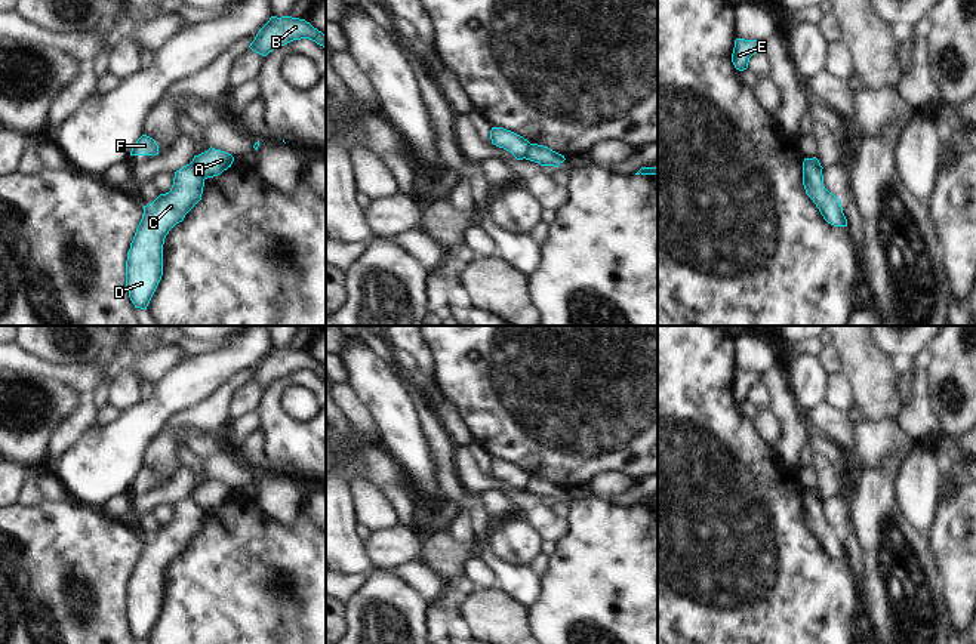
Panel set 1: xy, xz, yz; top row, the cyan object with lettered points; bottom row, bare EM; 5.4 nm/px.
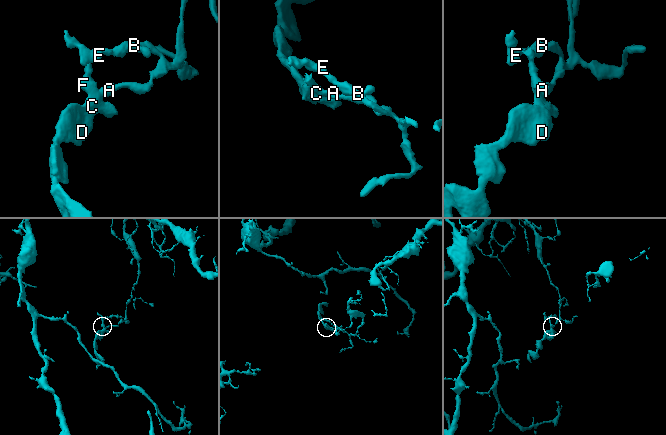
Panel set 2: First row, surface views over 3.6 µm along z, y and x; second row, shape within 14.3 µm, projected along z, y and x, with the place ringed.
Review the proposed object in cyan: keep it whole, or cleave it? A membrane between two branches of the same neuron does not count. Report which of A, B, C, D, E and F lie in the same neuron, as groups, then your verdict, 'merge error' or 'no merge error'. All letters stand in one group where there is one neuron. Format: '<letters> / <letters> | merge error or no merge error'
A B E / C D F | merge error

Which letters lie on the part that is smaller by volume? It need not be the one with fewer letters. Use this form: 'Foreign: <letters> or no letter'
Foreign: C, D, F

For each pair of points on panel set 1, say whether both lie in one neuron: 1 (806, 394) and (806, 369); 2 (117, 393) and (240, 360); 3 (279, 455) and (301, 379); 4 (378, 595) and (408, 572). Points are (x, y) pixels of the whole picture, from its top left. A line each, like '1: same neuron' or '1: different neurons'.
1: same neuron
2: different neurons
3: same neuron
4: different neurons

